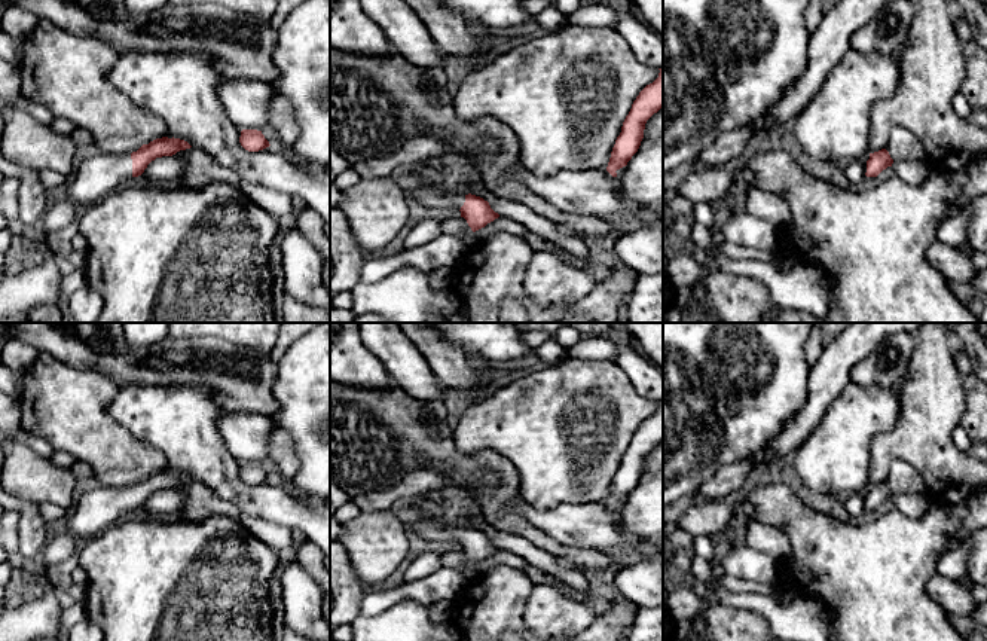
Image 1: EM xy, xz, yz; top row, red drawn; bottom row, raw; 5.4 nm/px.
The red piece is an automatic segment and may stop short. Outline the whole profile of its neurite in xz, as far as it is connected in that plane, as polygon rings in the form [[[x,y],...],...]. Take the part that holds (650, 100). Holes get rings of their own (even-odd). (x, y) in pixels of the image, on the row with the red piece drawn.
[[[663,68],[658,70],[658,77],[639,92],[623,122],[606,167],[612,177],[617,177],[615,171],[626,167],[638,152],[647,120],[663,109]]]

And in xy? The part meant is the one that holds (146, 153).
[[[162,137],[143,144],[132,153],[92,156],[73,171],[61,192],[74,204],[82,202],[86,205],[97,202],[129,178],[141,175],[156,158],[172,156],[190,147],[184,140]]]

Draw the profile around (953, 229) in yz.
[[[962,205],[959,210],[947,214],[936,226],[935,238],[945,242],[950,247],[962,251],[971,248],[968,236],[971,213],[968,205]]]

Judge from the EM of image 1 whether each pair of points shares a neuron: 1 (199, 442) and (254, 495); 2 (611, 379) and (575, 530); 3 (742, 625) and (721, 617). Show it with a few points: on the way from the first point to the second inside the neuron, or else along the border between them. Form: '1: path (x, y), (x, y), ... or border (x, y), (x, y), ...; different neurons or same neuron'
1: path (207, 458), (238, 490); same neuron
2: border (605, 501), (559, 503), (547, 509); different neurons
3: path (738, 625), (726, 622); same neuron

